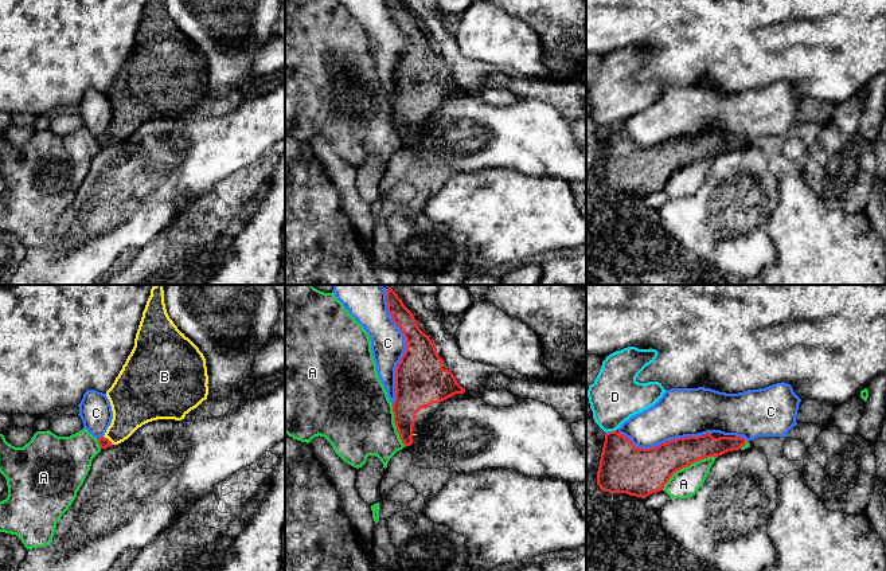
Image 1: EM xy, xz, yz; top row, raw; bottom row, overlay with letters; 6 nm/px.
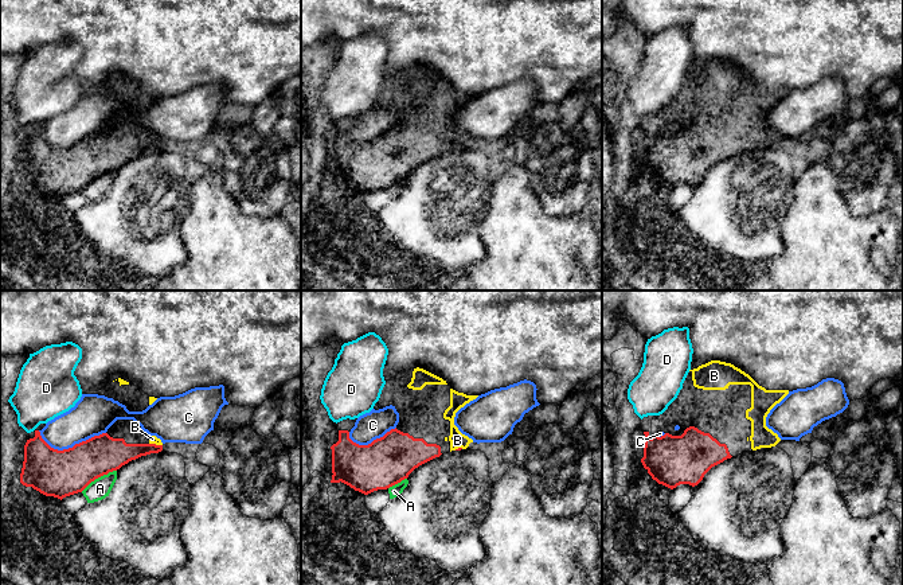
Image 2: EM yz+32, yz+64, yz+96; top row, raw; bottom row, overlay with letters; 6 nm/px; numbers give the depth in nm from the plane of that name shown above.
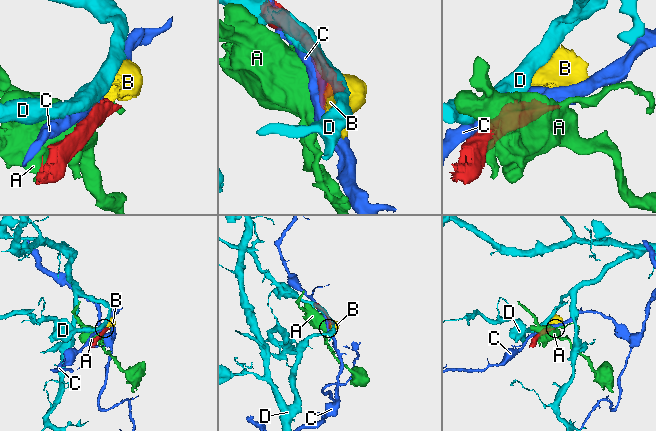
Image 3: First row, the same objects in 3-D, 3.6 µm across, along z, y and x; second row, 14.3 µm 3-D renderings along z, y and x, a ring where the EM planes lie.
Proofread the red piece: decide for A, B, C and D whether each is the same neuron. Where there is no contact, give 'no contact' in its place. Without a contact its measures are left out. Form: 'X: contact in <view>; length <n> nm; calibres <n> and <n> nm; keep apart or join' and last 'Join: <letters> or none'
A: contact in yz; length 400 nm; calibres 280 and 170 nm; keep apart
B: contact in xy; length 80 nm; calibres 70 and 240 nm; join
C: contact in xz; length 700 nm; calibres 300 and 200 nm; keep apart
D: contact in yz; length 70 nm; calibres 300 and 300 nm; keep apart
Join: B

